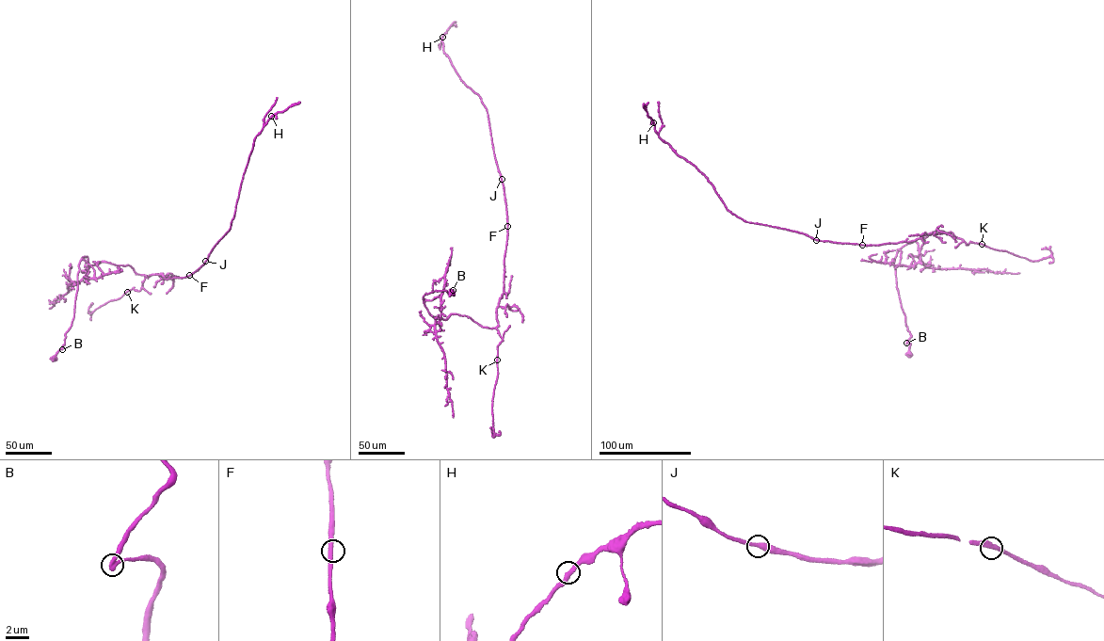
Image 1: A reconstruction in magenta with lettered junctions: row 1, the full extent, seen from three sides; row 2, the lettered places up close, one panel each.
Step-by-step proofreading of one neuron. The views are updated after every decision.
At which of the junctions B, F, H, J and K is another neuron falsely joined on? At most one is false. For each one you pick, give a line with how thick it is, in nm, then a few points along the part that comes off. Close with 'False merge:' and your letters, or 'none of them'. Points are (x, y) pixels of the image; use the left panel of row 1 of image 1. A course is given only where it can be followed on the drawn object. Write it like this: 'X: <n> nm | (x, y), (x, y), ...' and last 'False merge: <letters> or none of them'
False merge: none of them

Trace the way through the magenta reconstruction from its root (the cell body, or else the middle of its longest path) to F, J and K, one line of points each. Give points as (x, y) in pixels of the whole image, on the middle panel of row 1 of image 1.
F: (452, 292), (423, 296), (431, 315), (445, 320), (452, 314), (467, 316), (484, 327), (498, 326), (507, 226)
J: (452, 292), (423, 296), (431, 315), (498, 326), (507, 232), (502, 179)
K: (452, 292), (423, 296), (430, 314), (445, 320), (452, 314), (467, 316), (496, 328), (503, 341), (497, 360)

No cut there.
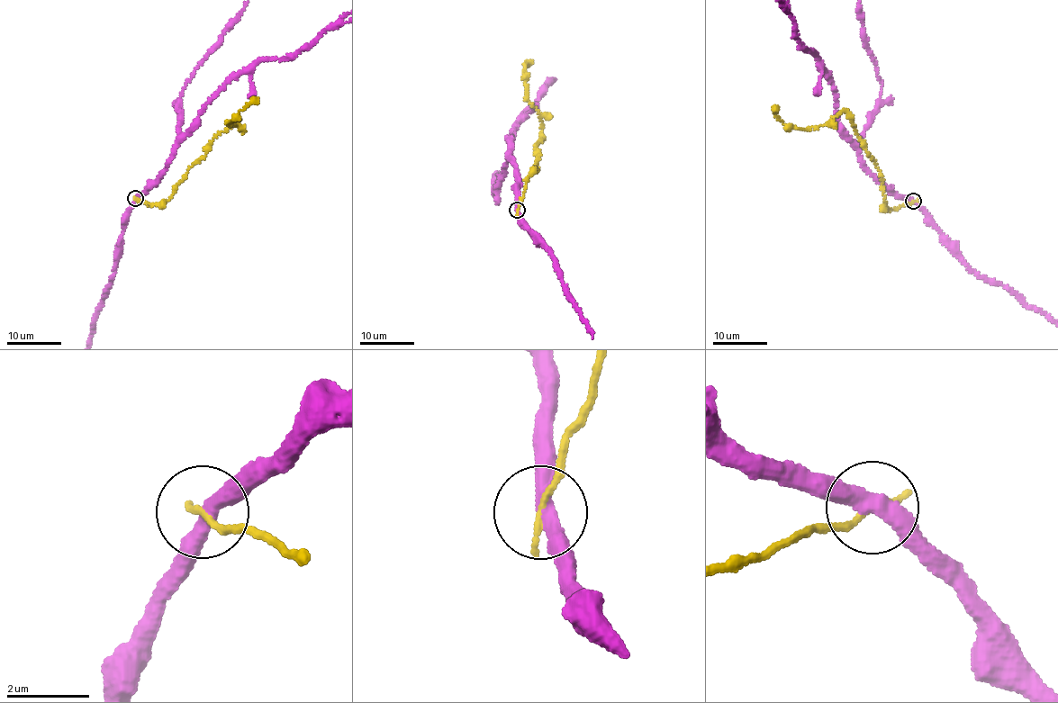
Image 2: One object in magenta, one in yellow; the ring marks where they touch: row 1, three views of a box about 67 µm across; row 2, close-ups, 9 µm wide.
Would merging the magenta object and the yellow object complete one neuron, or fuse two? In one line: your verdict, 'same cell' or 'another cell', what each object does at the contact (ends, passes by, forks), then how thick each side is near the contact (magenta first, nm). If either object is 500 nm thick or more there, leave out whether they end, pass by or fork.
another cell; magenta passes by; yellow ends there; 380 nm thick on the magenta side, 170 nm on the other

